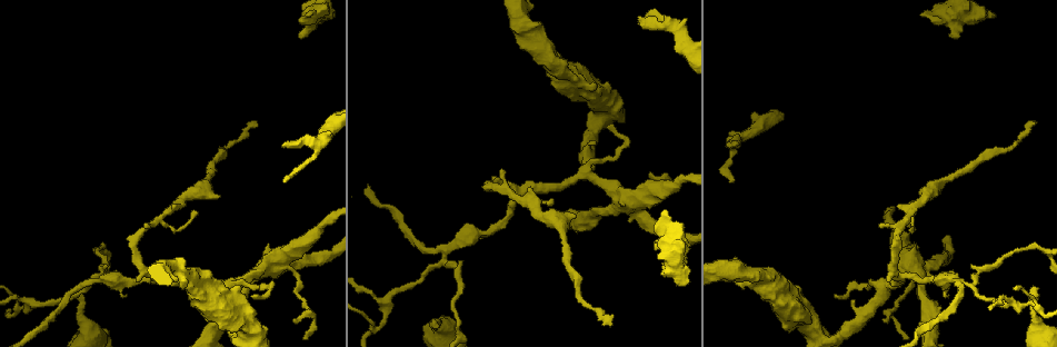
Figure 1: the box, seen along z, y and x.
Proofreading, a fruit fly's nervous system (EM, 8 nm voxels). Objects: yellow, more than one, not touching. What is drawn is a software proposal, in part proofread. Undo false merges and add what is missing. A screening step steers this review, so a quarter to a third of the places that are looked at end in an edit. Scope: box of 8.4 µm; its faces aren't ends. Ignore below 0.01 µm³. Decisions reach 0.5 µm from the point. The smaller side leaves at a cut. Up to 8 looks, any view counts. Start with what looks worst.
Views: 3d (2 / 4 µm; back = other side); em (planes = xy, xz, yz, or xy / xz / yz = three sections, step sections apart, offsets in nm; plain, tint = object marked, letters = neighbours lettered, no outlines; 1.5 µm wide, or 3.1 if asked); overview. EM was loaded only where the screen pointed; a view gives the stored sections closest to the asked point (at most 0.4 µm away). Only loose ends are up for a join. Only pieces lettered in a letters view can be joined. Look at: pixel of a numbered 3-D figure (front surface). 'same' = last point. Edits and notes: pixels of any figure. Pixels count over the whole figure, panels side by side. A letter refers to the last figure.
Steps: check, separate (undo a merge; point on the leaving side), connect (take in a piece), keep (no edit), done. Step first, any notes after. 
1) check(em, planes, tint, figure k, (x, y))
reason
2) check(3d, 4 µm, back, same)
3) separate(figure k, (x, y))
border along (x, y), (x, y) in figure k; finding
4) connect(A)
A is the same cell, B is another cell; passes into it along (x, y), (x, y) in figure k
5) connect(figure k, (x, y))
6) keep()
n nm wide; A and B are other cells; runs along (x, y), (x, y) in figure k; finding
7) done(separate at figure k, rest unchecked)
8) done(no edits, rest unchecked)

check(3d, 4 µm, figure 1, (84, 326))
thick turns thin

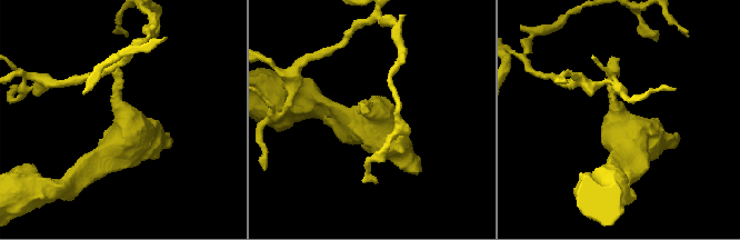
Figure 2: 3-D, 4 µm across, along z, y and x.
check(em, planes, letters, figure 2, (371, 110))
now the EM

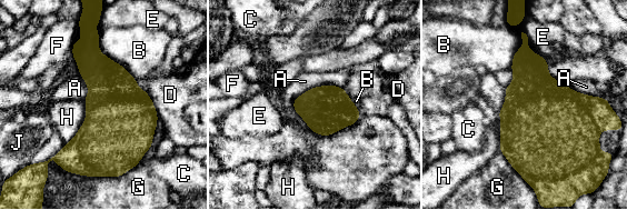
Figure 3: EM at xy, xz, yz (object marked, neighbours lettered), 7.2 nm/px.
keep()
G touches over 650 nm; A, B, C, D, E, F, G, H and J are other cells; border along (85, 100), (86, 119), (66, 144) in figure 3; one neuron here

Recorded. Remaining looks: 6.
check(3d, 4 µm, figure 1, (912, 264))
looks like a crossing

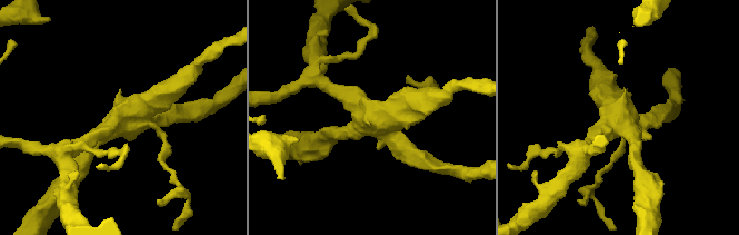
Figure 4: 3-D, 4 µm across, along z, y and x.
check(em, xy, step 4, tint, figure 4, (127, 119))

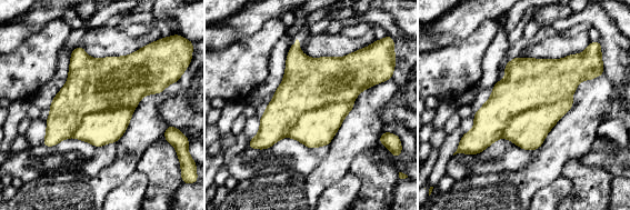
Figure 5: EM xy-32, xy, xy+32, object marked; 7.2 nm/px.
check(em, planes, letters, same)
cut it another way

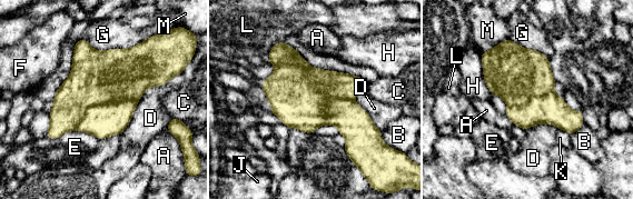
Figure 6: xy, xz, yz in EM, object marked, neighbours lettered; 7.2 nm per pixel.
separate(figure 6, (97, 78))
460 nm wide; A, B, C, D, E, F, G, H, J, K, L and M are other cells; border along (137, 100), (94, 105), (76, 128) in figure 6; two neurons meet here

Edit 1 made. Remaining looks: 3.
check(overview)

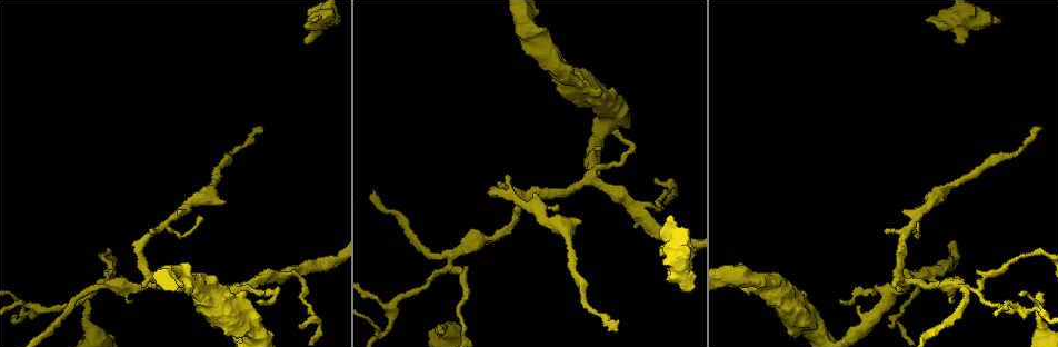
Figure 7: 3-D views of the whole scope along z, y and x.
check(em, planes, tint, figure 7, (963, 288))
sudden change in width

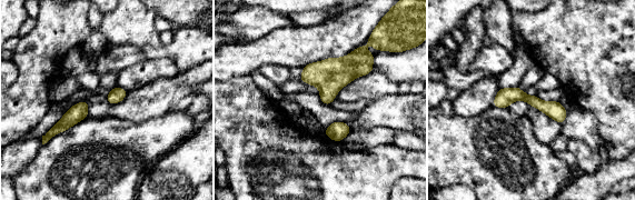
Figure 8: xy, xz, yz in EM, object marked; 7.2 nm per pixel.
check(em, planes, letters, same)

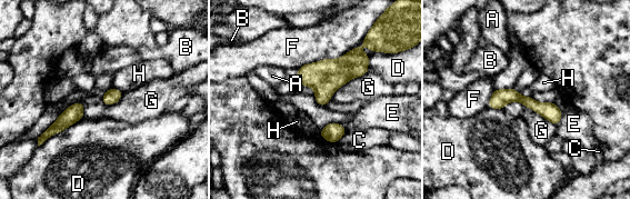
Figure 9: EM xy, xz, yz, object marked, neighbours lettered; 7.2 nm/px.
keep()
A, B, C, D, E, F, G and H are other cells; runs along (491, 103), (518, 97), (558, 117) in figure 9; one neuron here

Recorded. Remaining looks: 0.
done(separate at figure 6, rest unchecked)

